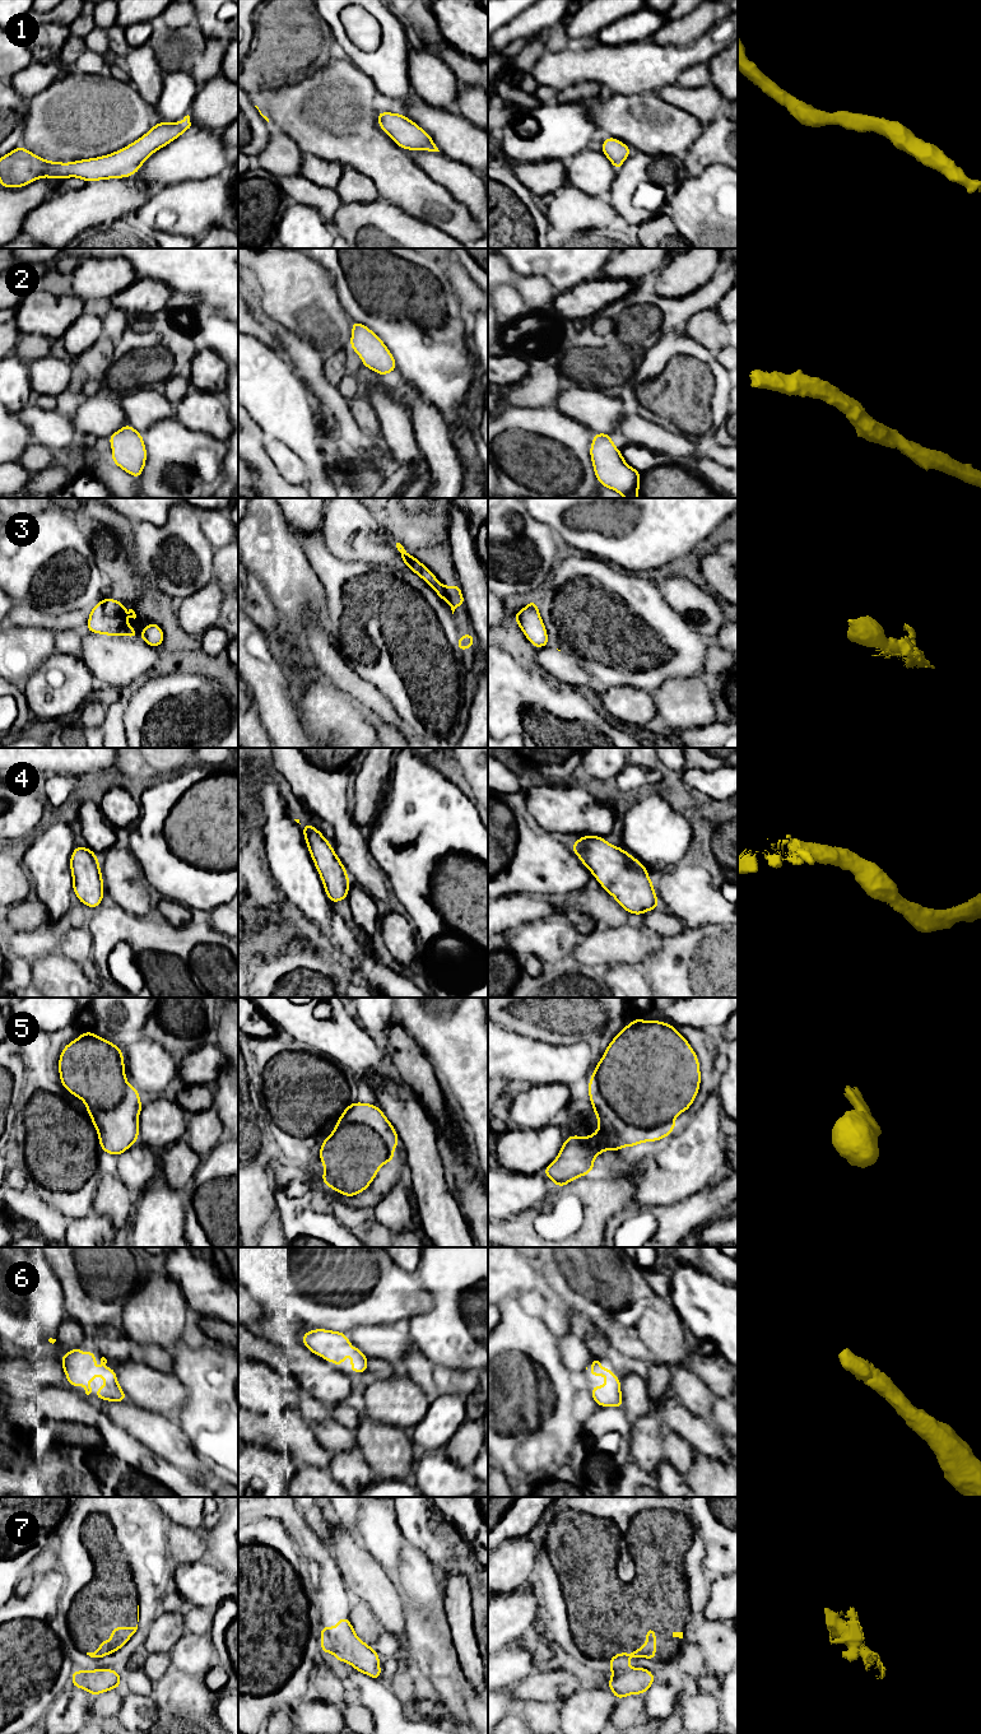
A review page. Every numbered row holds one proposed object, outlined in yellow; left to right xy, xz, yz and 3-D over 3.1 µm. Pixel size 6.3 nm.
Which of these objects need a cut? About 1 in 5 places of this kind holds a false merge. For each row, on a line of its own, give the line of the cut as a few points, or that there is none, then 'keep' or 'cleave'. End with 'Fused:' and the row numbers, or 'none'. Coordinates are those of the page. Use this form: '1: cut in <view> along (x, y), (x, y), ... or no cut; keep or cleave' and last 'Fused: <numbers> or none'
1: no cut; keep
2: no cut; keep
3: no cut; keep
4: no cut; keep
5: no cut; keep
6: no cut; keep
7: no cut; keep
Fused: none

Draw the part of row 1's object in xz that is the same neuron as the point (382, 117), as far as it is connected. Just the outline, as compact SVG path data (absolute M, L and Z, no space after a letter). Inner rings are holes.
M378 111L377 121L382 131L405 150L440 152L431 135L401 113Z

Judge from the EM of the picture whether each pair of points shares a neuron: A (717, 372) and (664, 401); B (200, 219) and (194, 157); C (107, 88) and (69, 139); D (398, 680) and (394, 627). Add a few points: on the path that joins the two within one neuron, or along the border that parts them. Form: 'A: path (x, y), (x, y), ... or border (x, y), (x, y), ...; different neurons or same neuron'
A: path (705, 373), (686, 393), (677, 394); same neuron
B: border (221, 173), (213, 177), (184, 180), (167, 186); different neurons
C: path (101, 101), (75, 126); same neuron
D: path (398, 668), (396, 640); same neuron

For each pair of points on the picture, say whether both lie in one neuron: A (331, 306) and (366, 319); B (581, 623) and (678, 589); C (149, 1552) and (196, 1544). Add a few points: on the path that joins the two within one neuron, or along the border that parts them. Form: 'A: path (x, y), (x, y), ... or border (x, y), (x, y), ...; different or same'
A: border (329, 275), (340, 303); different
B: border (656, 584), (664, 599), (683, 616); different
C: border (167, 1538), (167, 1549), (177, 1562); different

